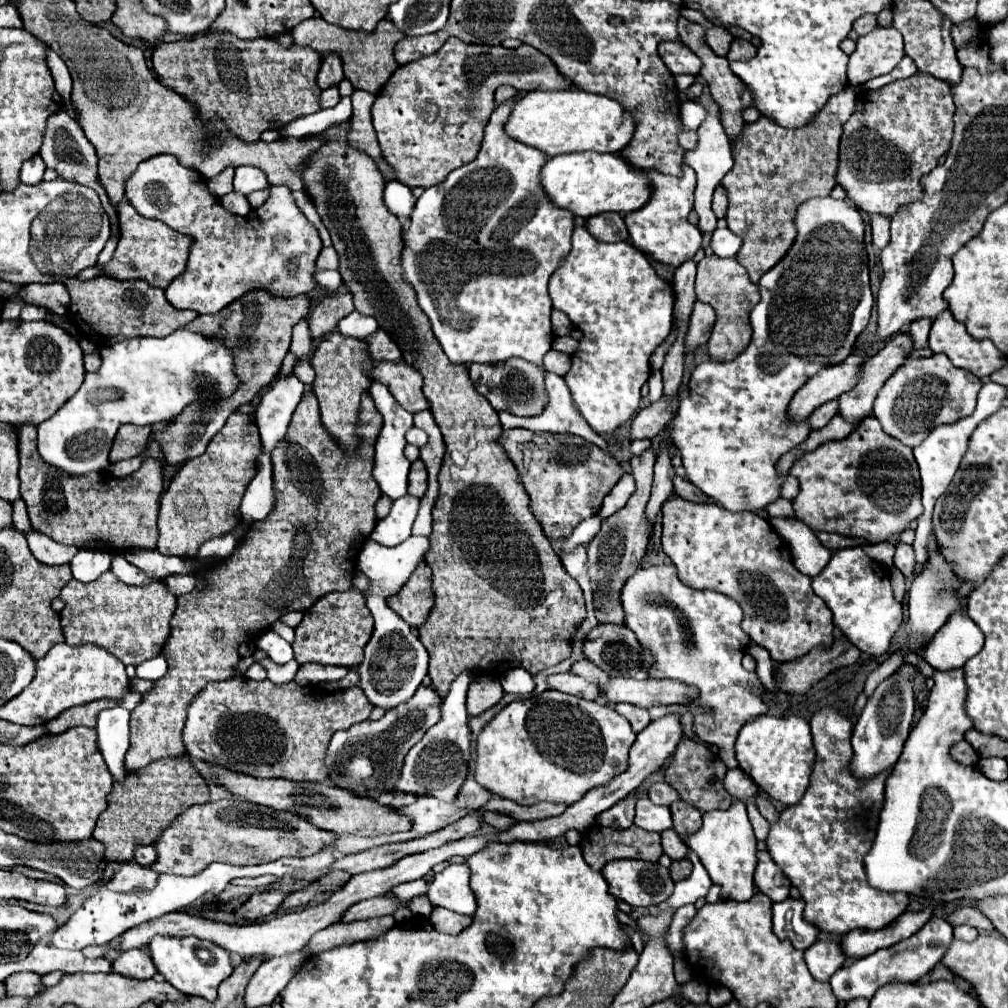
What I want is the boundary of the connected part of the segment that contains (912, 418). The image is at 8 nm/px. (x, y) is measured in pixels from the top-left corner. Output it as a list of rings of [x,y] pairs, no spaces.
[[[932,355],[920,359],[908,359],[882,387],[874,401],[874,415],[882,423],[884,431],[908,447],[918,445],[934,425],[954,423],[958,417],[966,417],[976,407],[976,395],[982,383],[972,373],[966,373],[952,365],[946,355]]]

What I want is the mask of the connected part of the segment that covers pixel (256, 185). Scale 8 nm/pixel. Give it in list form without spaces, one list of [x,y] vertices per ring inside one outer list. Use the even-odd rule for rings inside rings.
[[[237,167],[234,174],[234,191],[242,195],[250,195],[254,191],[268,189],[266,175],[254,167]]]

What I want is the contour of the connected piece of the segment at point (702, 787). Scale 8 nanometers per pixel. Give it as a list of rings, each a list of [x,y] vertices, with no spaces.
[[[682,737],[676,745],[670,765],[662,769],[662,775],[664,775],[664,781],[680,793],[682,801],[706,813],[706,811],[716,811],[716,809],[728,809],[732,805],[730,793],[722,785],[726,771],[728,767],[722,763],[722,759],[714,755],[704,743],[696,743],[694,739]]]

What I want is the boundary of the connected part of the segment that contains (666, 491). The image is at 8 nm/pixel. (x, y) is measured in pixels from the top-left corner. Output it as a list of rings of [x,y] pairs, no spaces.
[[[662,441],[660,443],[660,449],[658,449],[658,459],[656,459],[656,467],[654,467],[654,485],[652,485],[652,497],[650,497],[650,503],[646,507],[648,511],[648,521],[654,523],[654,517],[656,513],[662,509],[662,503],[674,493],[672,491],[672,477],[676,475],[674,473],[674,467],[670,463],[670,441]]]

